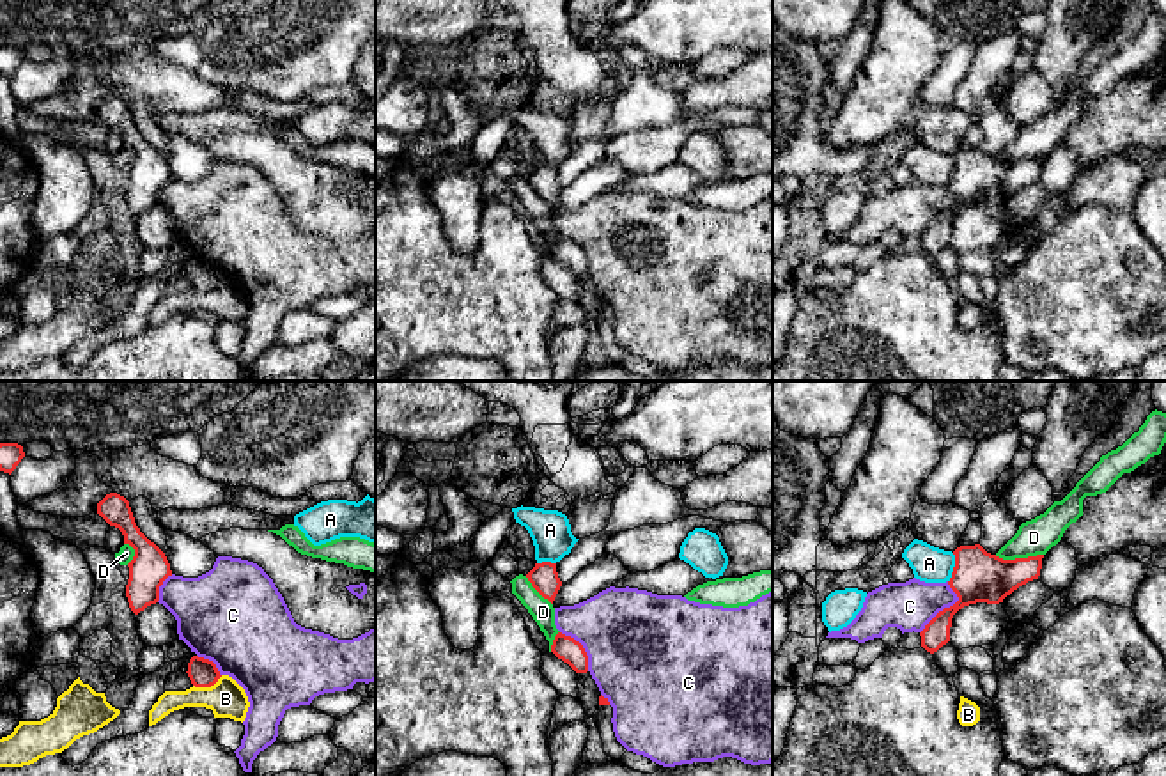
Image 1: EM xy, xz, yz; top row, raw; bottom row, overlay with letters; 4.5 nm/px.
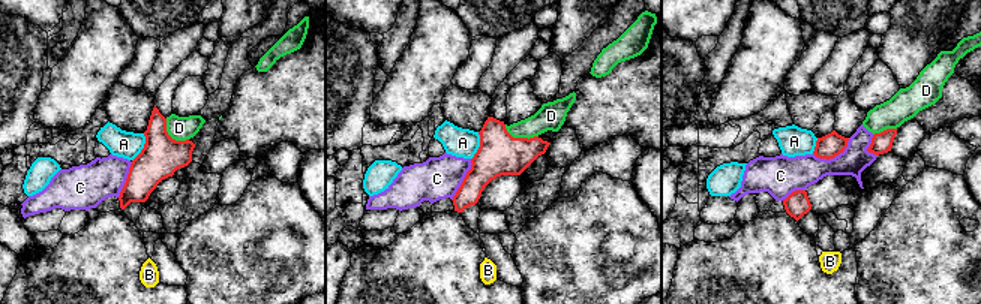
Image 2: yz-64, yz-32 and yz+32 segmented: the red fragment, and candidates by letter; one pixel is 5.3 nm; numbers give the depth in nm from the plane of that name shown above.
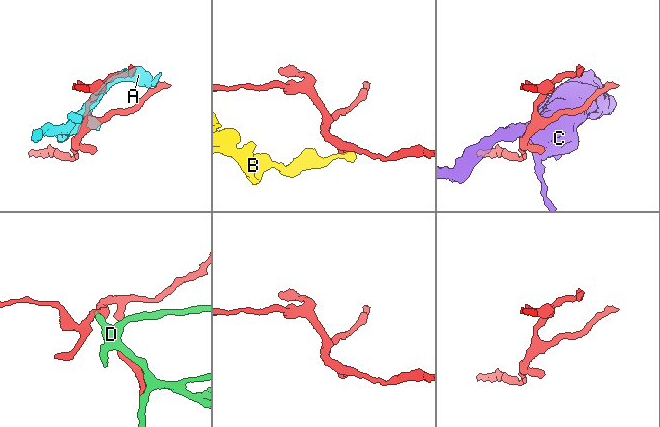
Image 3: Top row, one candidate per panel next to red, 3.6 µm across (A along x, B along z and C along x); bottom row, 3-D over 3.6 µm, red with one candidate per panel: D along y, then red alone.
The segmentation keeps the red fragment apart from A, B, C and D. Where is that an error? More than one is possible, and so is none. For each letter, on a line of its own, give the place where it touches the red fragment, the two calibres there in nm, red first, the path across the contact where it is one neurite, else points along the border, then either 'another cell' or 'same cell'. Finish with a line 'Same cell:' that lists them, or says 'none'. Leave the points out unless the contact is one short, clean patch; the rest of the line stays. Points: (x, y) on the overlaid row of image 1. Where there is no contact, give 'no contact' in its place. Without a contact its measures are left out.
A: yz (954, 567) | 240/170 nm | another cell
B: xy (208, 686) | 130/170 nm | along xy (222, 675), (209, 686), (194, 686) | another cell
C: yz (947, 608) | 240/220 nm | another cell
D: yz (1018, 558) | 240/160 nm | another cell
Same cell: none

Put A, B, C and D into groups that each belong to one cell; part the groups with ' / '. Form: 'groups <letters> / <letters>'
groups A / B / C / D

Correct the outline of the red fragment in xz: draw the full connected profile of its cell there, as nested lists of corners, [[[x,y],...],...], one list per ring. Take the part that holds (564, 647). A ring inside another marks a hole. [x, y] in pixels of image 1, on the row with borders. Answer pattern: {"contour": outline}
{"contour": [[[558,632],[553,640],[551,652],[567,663],[576,673],[588,671],[588,656],[579,641]]]}

